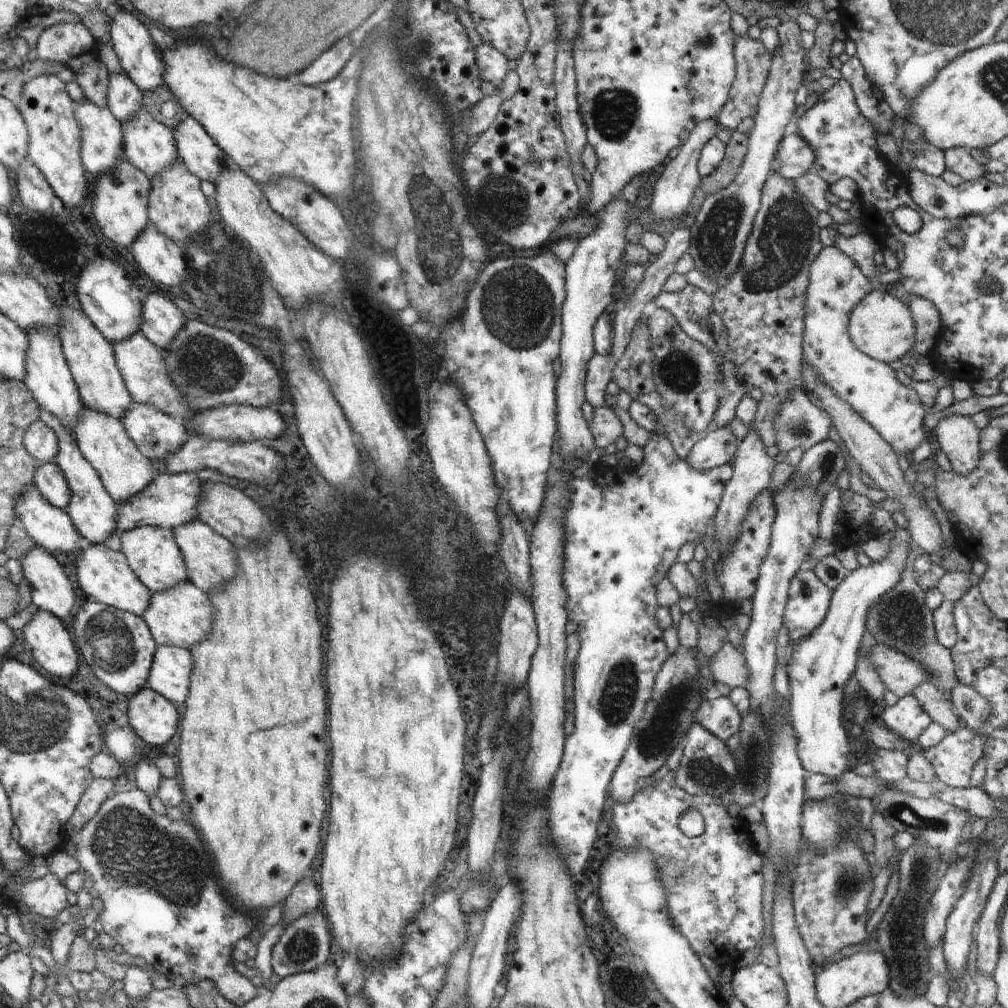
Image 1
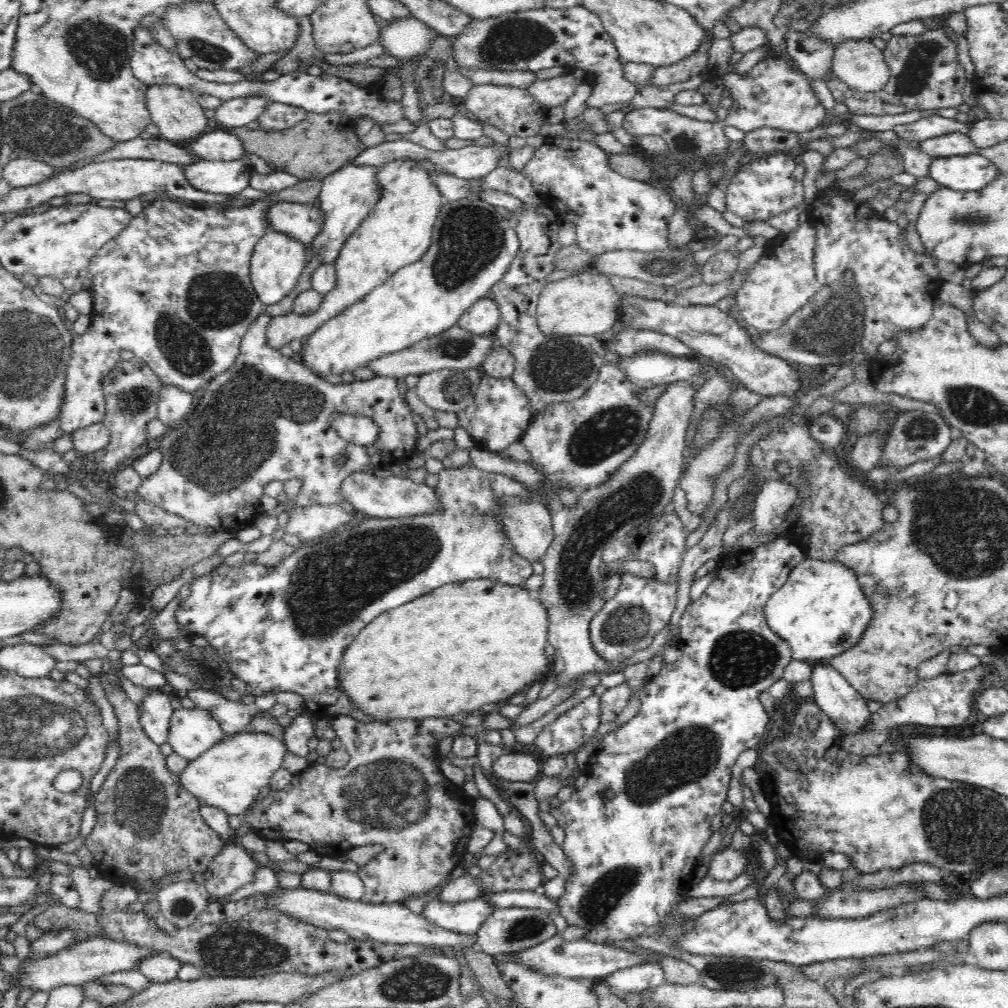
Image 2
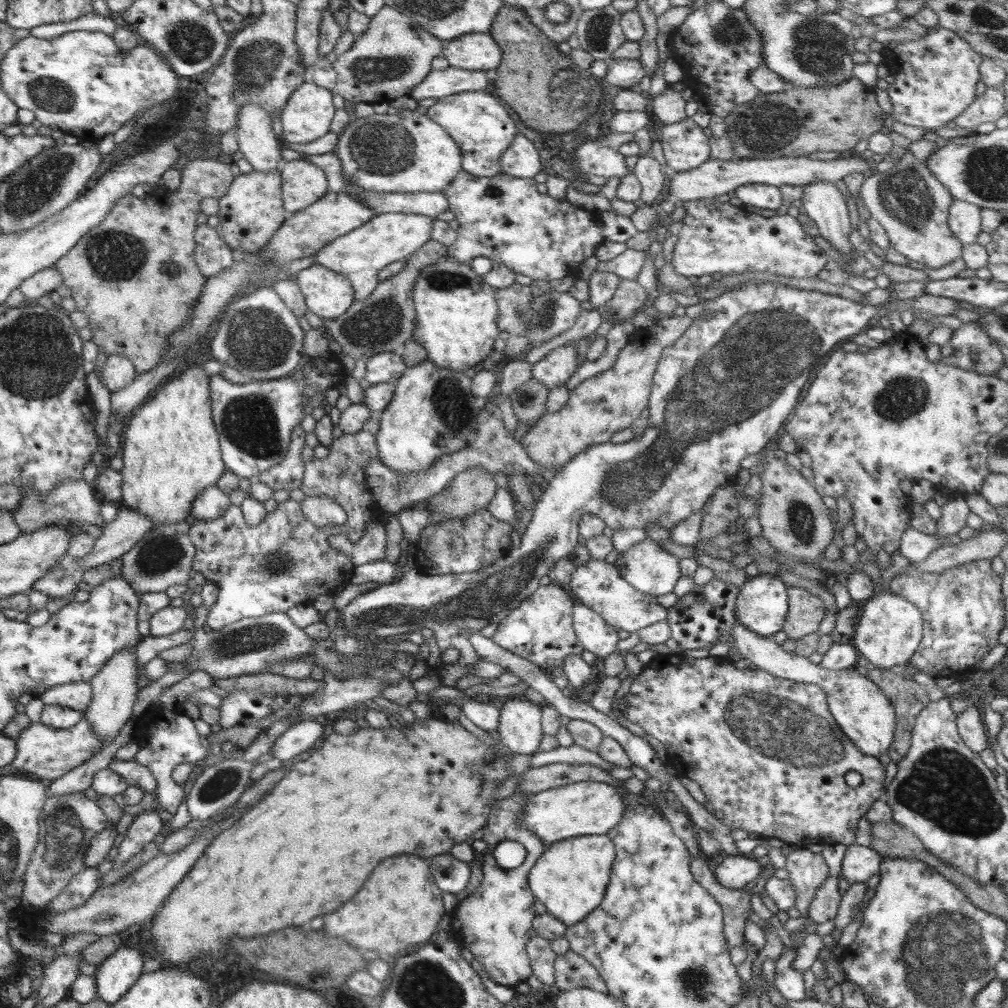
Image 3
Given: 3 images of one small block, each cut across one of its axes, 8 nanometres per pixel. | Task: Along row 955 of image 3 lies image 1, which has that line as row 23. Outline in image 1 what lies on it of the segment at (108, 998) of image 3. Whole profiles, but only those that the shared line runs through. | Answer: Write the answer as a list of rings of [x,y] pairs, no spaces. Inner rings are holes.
[[[113,5],[108,13],[110,17],[112,17],[110,44],[125,76],[140,91],[154,91],[156,88],[165,85],[165,63],[161,56],[161,49],[154,42],[149,28],[142,24],[142,22],[139,22],[131,13],[128,13],[126,10],[116,5]]]

